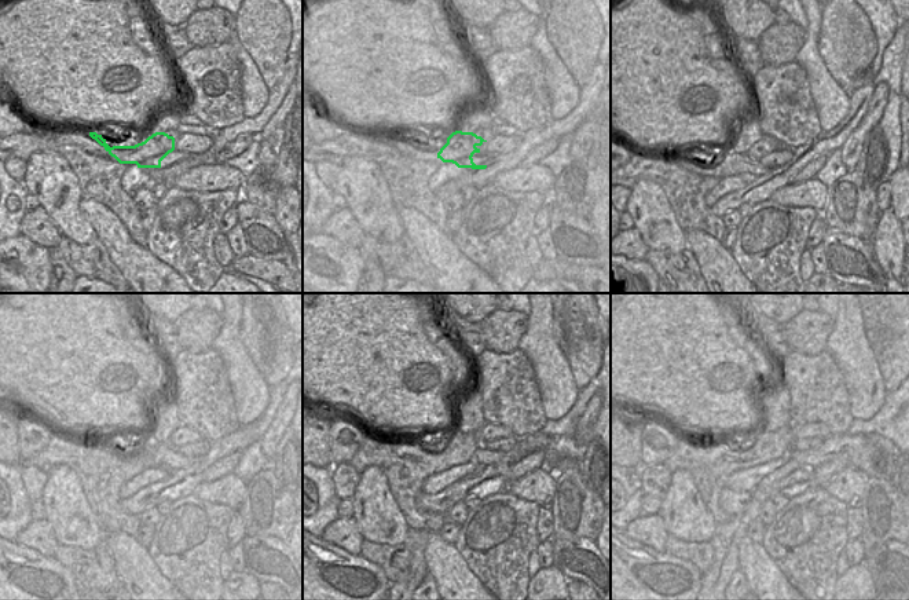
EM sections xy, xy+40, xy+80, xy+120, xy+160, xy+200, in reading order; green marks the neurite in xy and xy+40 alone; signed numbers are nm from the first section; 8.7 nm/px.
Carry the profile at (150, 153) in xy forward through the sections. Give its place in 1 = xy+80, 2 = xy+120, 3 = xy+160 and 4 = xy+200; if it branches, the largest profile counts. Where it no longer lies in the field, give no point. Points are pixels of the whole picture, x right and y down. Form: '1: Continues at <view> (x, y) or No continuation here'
1: Continues at xy+80 (765, 149)
2: Continues at xy+120 (169, 456)
3: Continues at xy+160 (531, 443)
4: Continues at xy+200 (858, 450)

